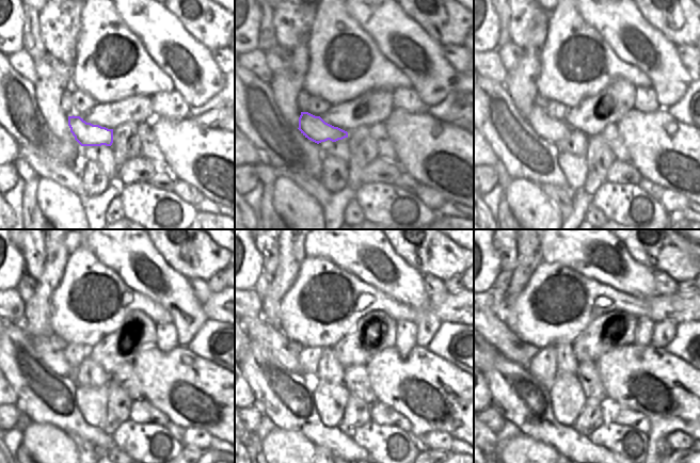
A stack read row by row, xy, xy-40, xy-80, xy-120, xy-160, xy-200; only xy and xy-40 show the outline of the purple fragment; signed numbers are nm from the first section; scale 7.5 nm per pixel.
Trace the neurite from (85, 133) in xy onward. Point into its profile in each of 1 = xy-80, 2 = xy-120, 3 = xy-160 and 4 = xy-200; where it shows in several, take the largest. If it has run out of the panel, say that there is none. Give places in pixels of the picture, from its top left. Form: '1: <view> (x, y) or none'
1: xy-80 (553, 130)
2: xy-120 (54, 358)
3: xy-160 (257, 330)
4: xy-200 (495, 332)

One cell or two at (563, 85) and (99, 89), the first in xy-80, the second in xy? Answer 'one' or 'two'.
one

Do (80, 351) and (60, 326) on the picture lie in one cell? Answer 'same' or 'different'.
different

